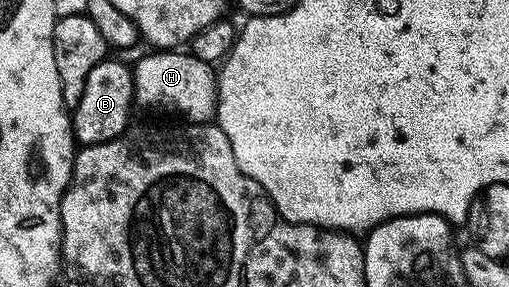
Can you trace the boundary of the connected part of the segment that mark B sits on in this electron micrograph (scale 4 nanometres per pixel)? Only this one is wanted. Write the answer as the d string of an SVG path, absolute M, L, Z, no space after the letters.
M104 59L89 71L85 91L81 91L81 99L73 111L73 132L80 146L100 145L128 132L127 120L131 117L131 105L135 101L135 75L130 64L111 60Z

